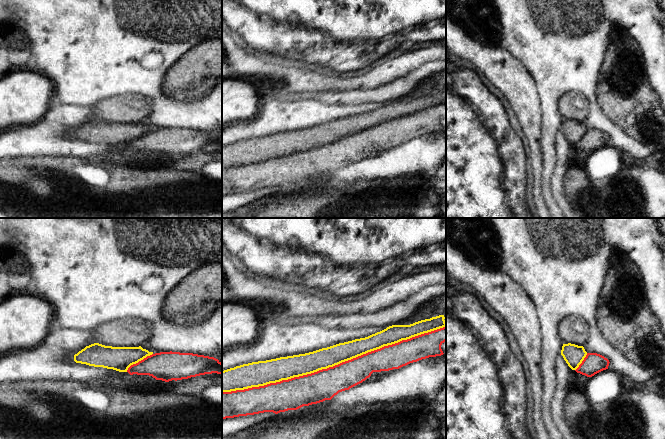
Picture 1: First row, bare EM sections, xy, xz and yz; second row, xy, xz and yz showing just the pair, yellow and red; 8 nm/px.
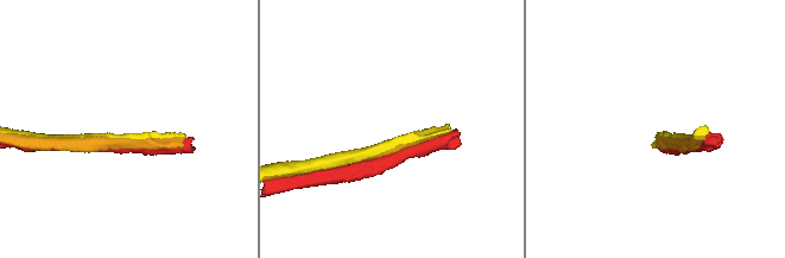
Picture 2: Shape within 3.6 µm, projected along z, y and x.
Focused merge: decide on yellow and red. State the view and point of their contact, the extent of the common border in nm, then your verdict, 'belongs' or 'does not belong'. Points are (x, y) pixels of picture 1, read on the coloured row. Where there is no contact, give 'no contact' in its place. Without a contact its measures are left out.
xz (333, 365) | 1850 nm | does not belong

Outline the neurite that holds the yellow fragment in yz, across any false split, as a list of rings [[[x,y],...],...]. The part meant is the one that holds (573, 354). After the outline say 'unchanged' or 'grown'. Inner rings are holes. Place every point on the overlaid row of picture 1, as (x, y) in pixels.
[[[563,344],[561,355],[572,370],[576,370],[587,355],[583,346]]]; unchanged

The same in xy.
[[[94,343],[75,354],[74,361],[89,366],[127,372],[131,365],[152,354],[153,352],[143,349],[141,346],[112,347]]]; unchanged

